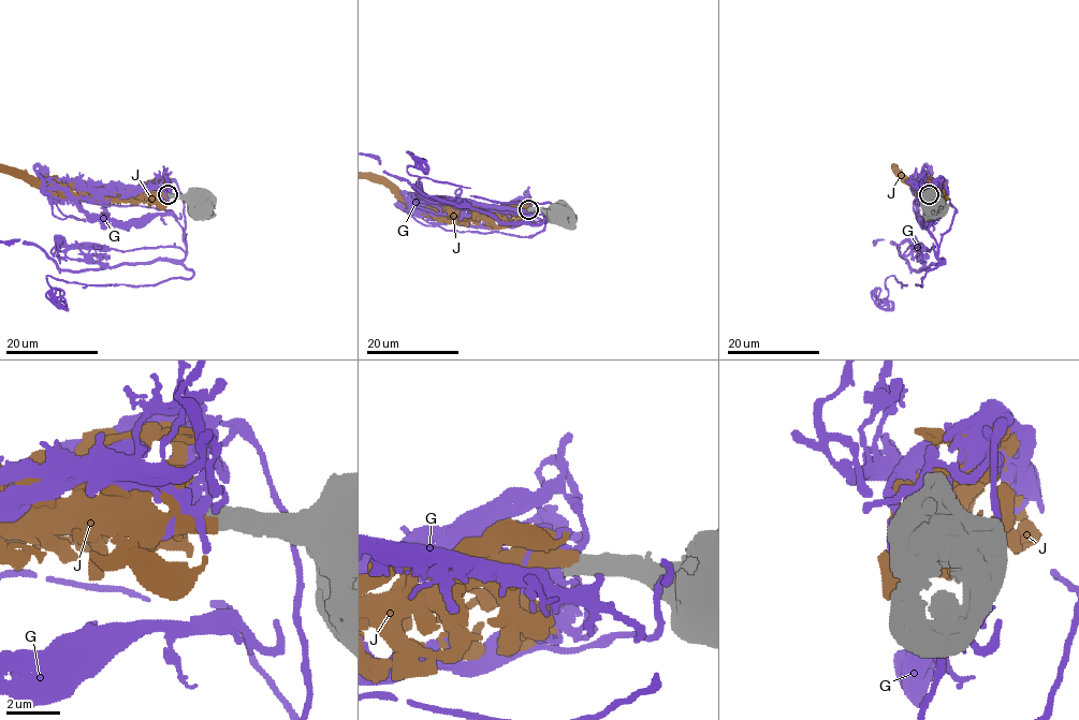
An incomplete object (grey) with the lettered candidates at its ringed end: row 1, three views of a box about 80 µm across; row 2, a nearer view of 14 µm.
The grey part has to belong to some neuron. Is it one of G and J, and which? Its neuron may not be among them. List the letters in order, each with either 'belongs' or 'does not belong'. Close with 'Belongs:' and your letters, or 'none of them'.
G: does not belong
J: does not belong
Belongs: none of them

